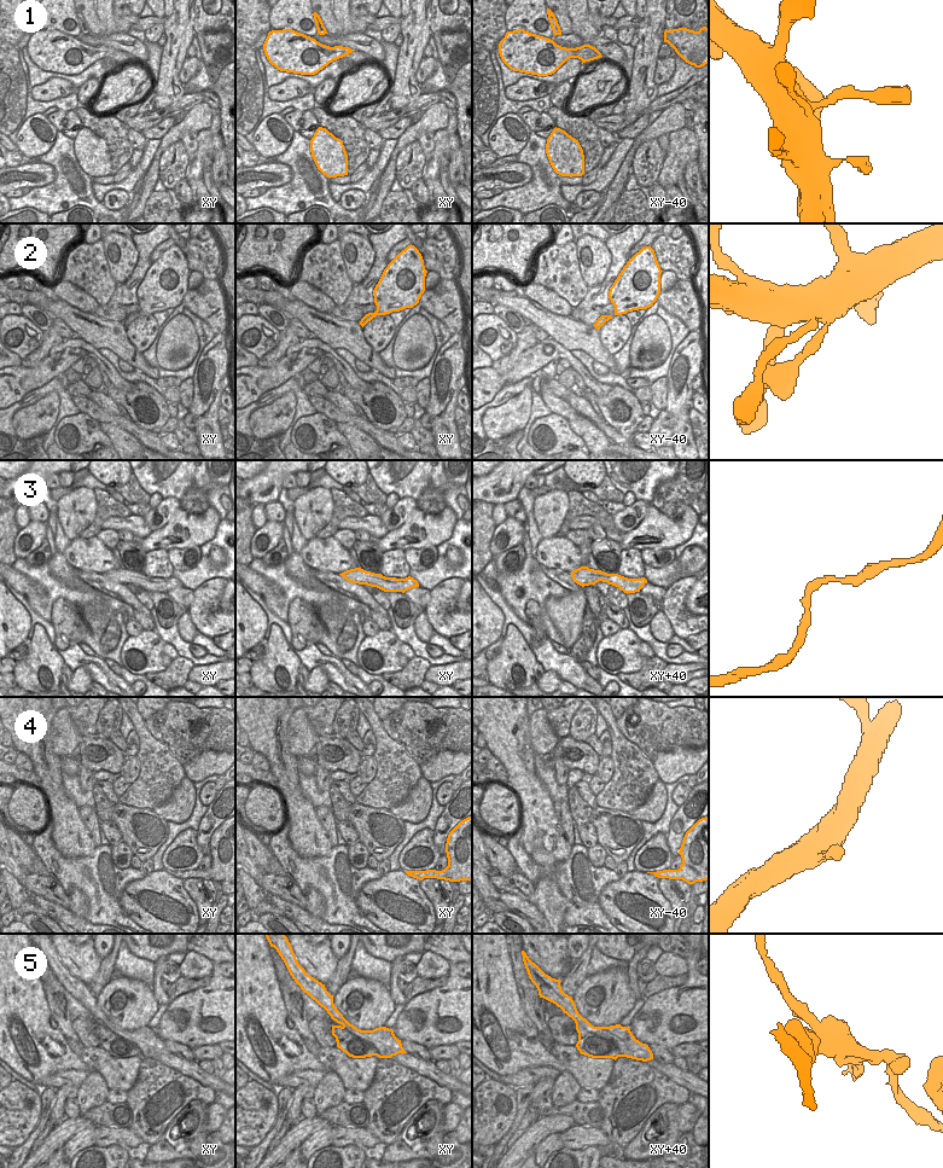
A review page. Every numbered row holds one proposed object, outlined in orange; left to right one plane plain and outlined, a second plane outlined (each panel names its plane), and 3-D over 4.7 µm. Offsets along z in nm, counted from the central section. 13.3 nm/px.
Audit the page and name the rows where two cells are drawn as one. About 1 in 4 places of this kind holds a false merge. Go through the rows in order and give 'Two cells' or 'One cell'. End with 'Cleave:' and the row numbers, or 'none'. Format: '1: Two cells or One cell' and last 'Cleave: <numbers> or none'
1: One cell
2: One cell
3: One cell
4: One cell
5: Two cells
Cleave: 5

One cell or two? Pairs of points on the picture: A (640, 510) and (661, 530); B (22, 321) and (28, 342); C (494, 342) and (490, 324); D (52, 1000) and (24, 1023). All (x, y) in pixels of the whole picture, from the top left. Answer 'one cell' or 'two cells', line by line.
A: two cells
B: one cell
C: one cell
D: two cells

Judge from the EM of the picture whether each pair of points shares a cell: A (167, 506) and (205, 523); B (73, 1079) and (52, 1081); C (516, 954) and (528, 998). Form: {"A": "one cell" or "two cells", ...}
{"A": "two cells", "B": "one cell", "C": "one cell"}

